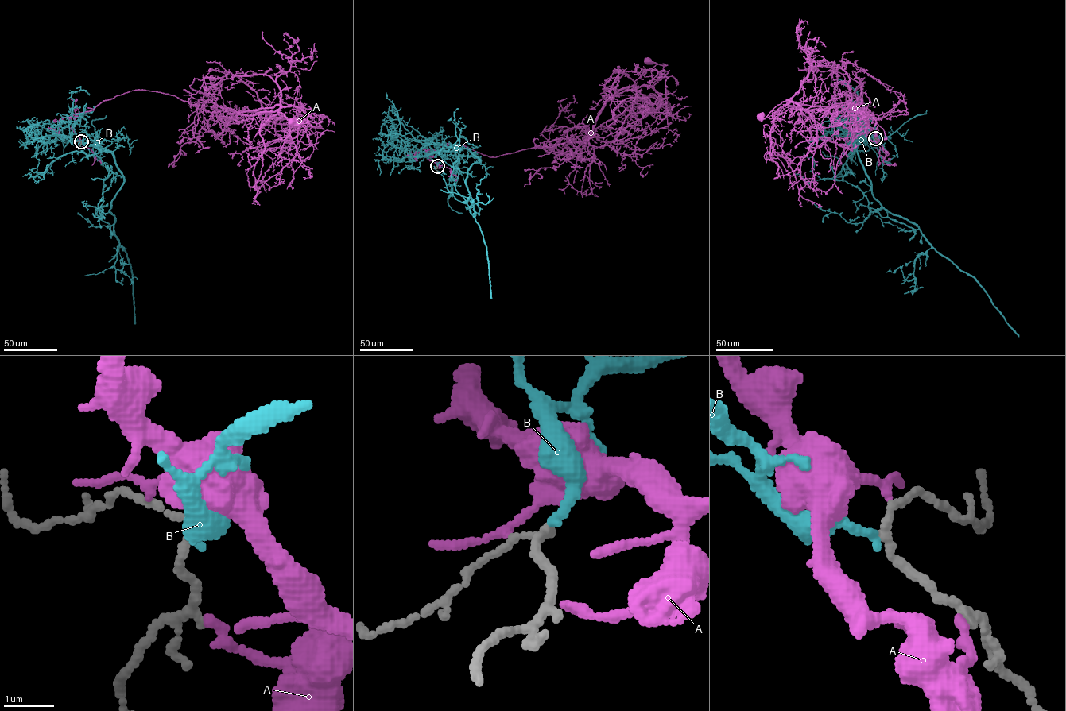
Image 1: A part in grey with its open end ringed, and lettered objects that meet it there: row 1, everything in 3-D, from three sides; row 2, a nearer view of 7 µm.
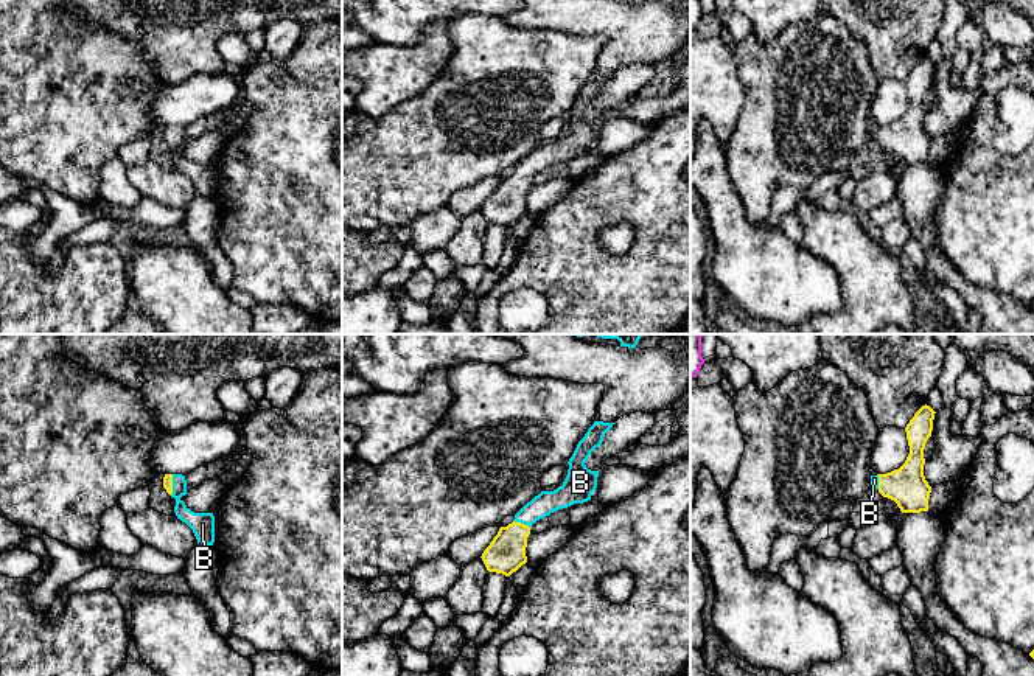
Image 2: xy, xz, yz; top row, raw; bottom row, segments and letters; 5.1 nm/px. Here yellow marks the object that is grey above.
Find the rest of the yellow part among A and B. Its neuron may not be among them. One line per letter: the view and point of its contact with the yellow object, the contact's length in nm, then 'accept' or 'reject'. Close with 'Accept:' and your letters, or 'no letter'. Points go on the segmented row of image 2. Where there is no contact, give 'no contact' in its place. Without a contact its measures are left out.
A: no contact | reject
B: xy (171, 485) | 110 nm | accept
Accept: B

